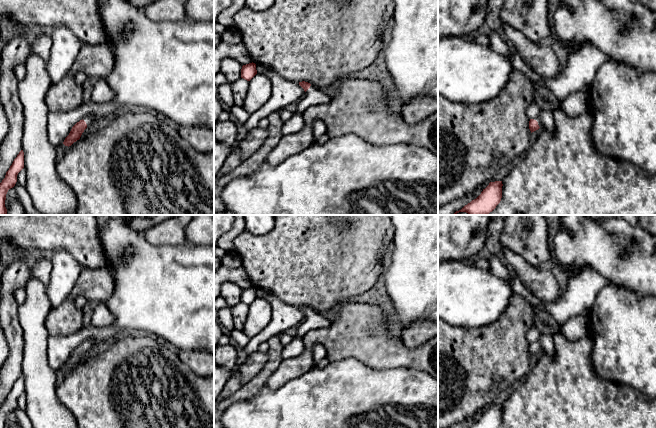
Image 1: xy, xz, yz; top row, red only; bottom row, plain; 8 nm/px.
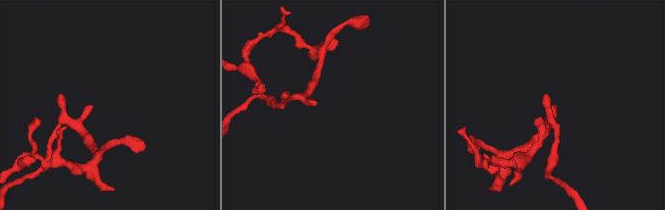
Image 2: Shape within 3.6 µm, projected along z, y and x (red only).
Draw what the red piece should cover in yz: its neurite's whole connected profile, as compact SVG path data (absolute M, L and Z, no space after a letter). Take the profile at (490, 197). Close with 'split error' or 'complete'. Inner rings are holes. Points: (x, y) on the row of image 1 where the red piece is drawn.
M502 181L490 182L476 199L454 214L466 212L469 215L488 215L501 201L502 186Z; complete

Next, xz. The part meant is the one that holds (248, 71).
M249 63L242 66L241 69L241 78L250 81L257 74L256 64Z; complete

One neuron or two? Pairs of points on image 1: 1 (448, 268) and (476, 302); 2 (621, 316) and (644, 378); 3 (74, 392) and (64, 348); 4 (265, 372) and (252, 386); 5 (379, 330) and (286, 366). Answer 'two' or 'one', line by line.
1: one
2: one
3: two
4: one
5: one

